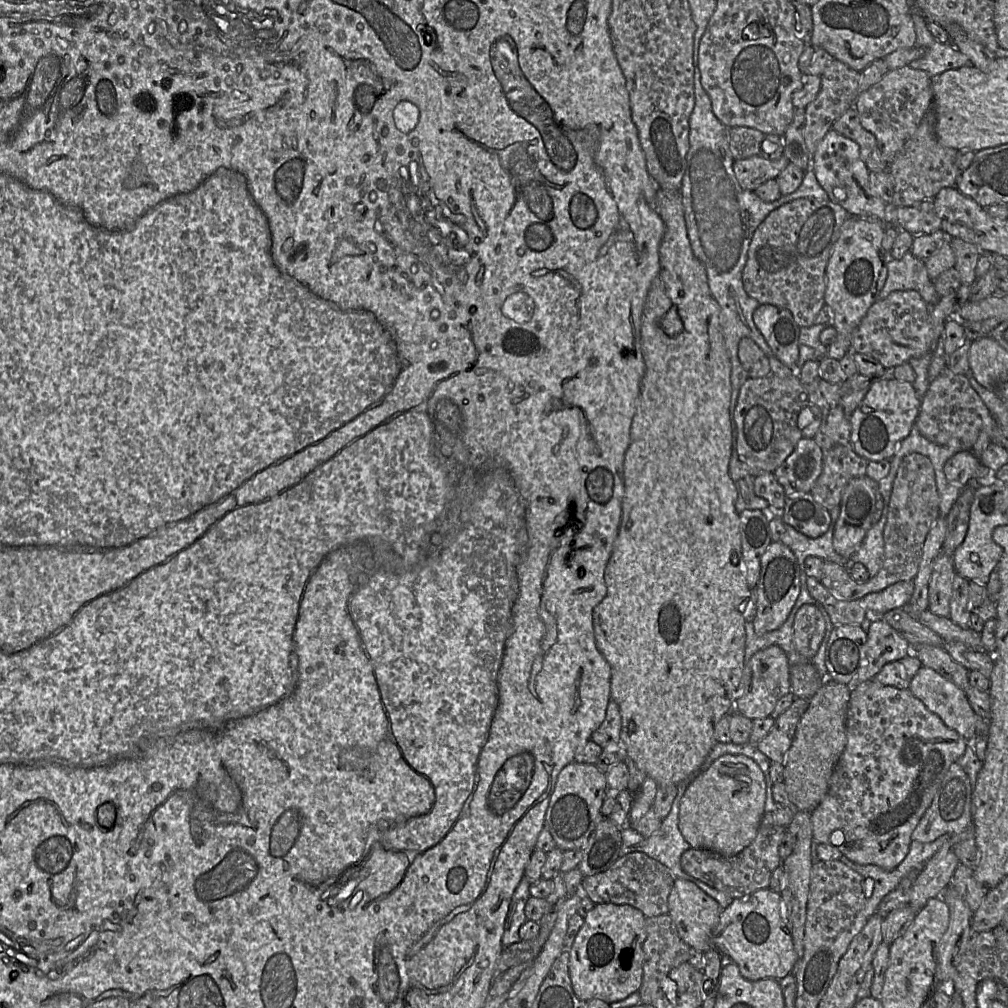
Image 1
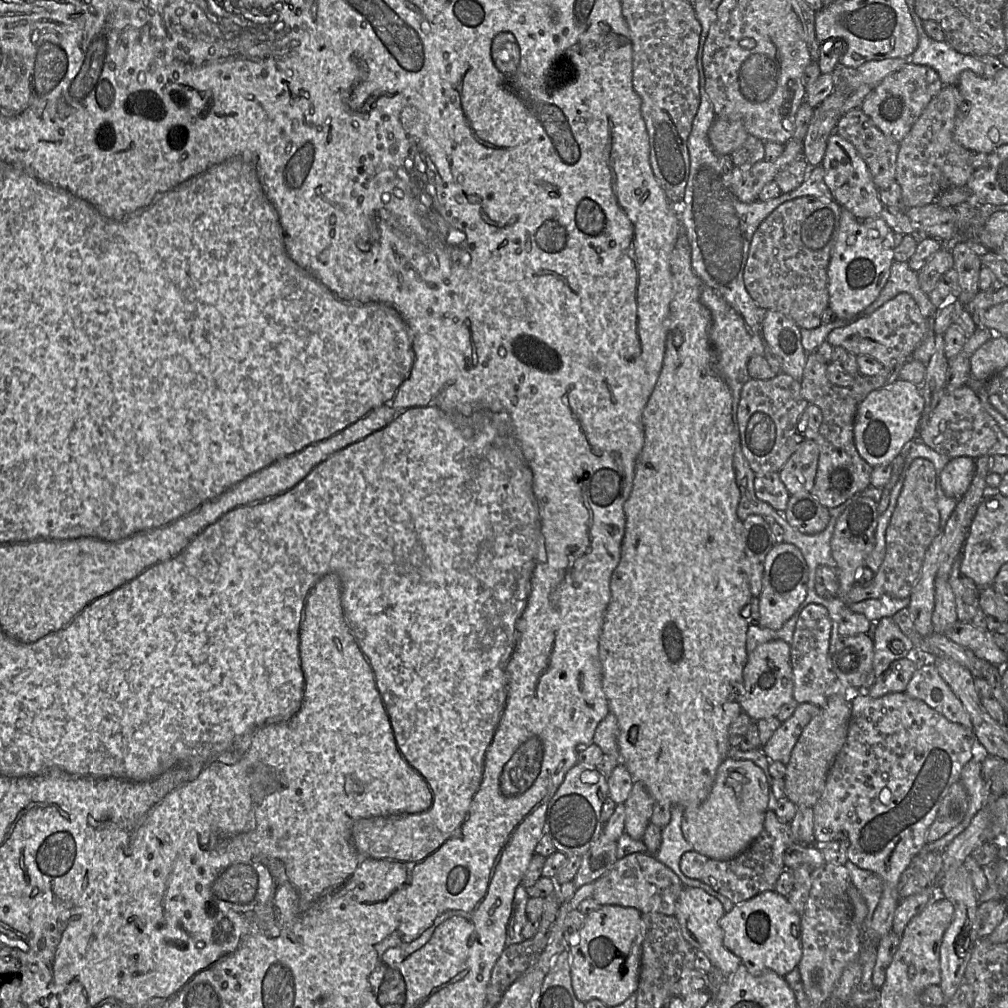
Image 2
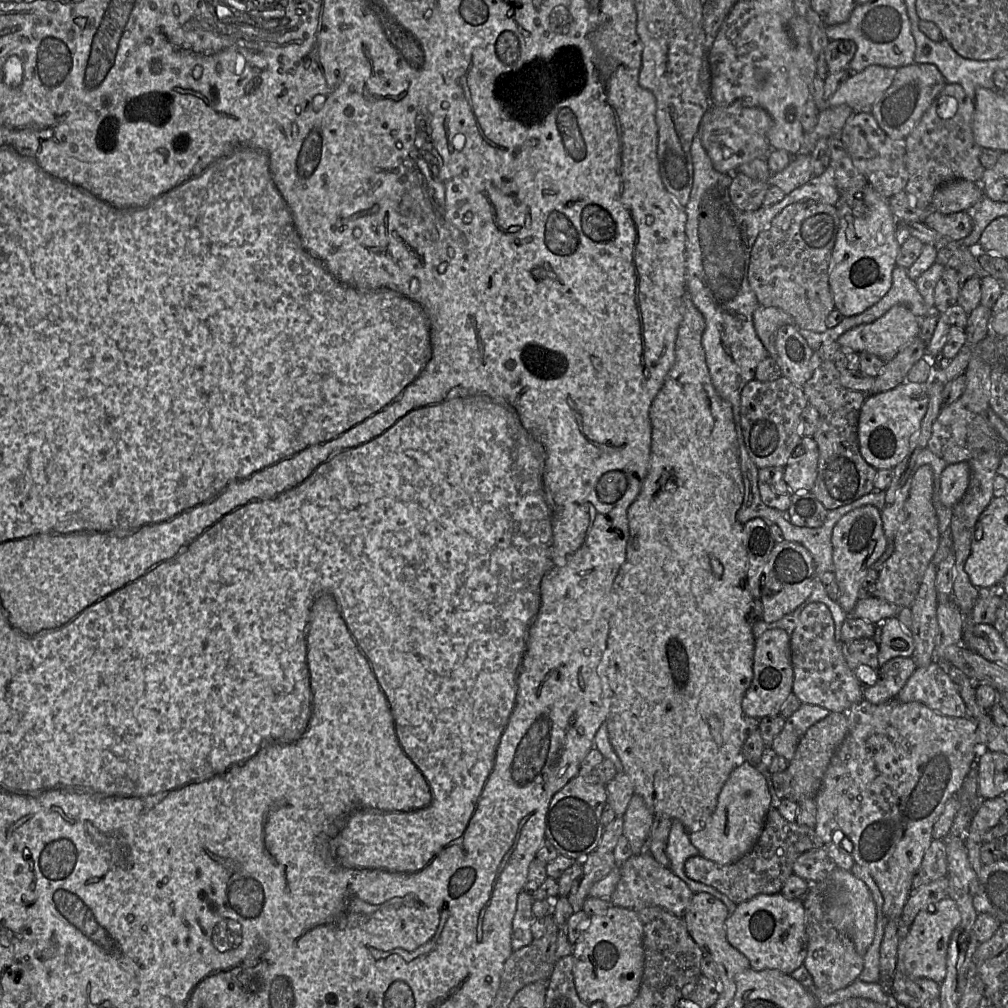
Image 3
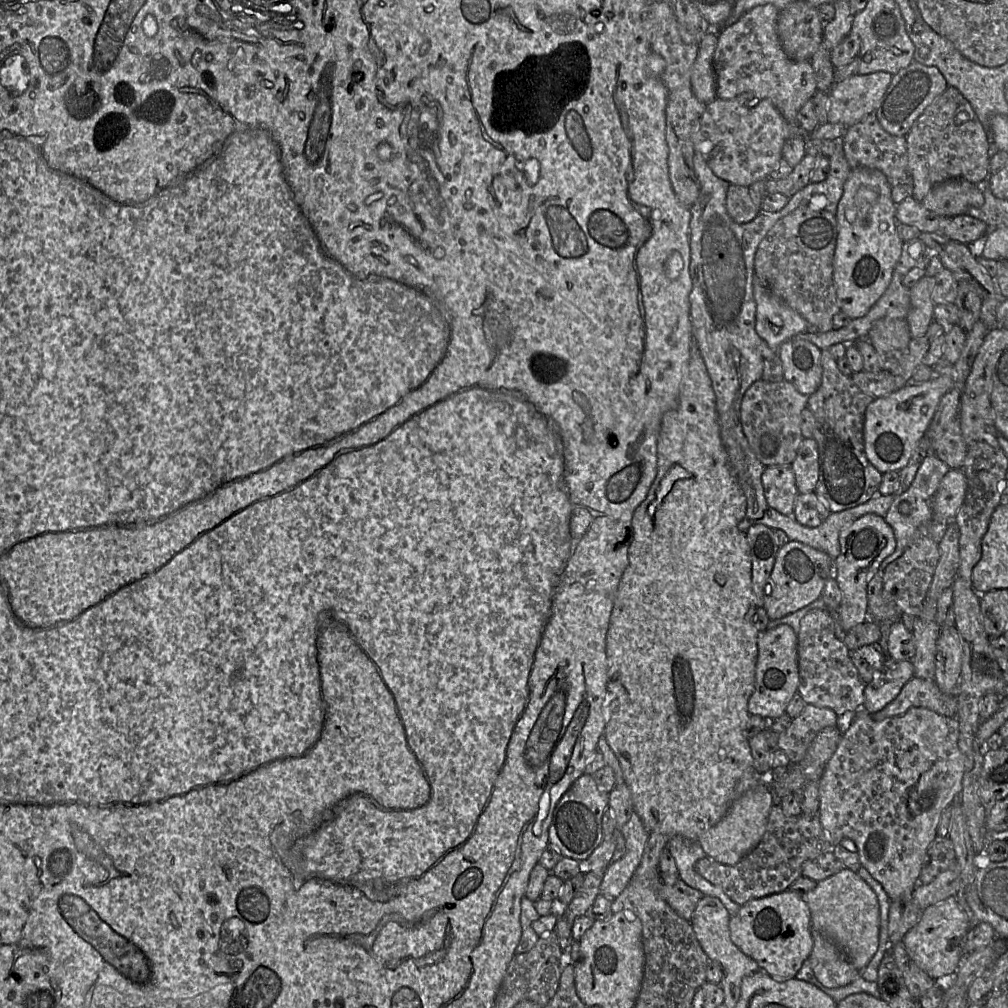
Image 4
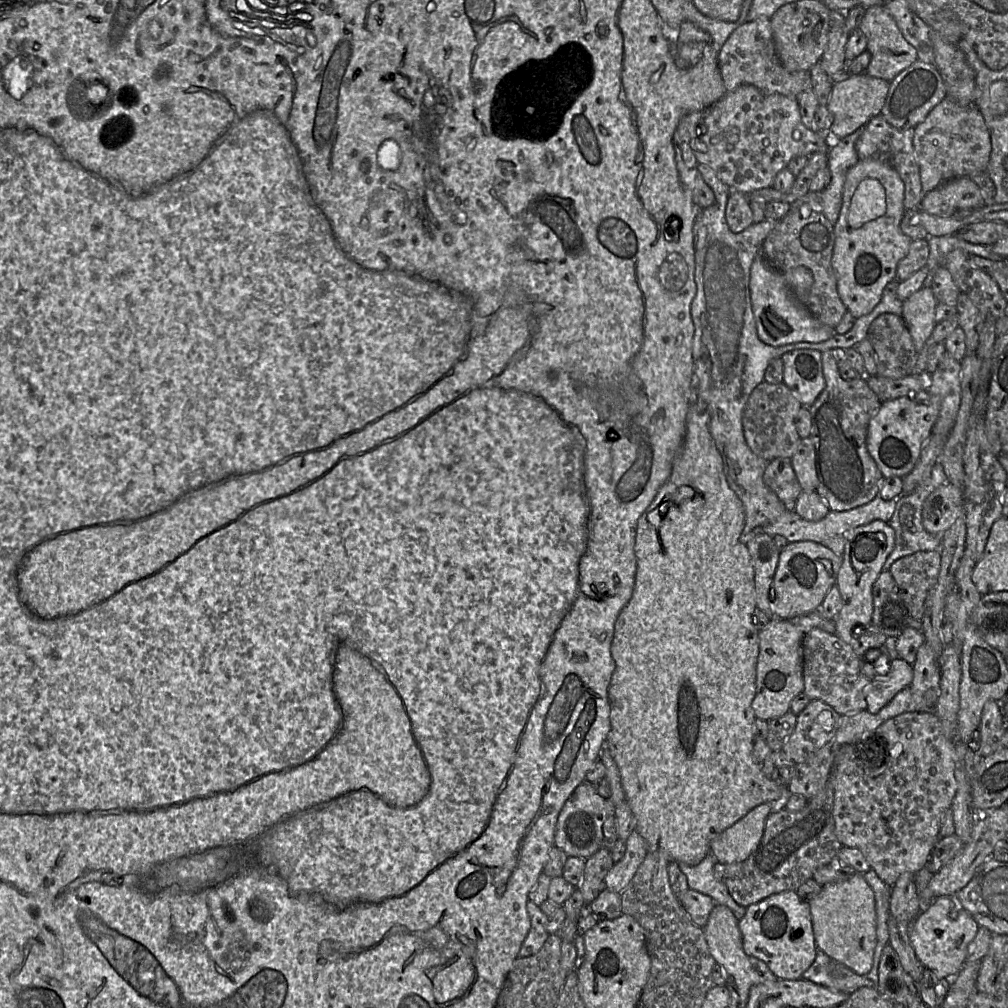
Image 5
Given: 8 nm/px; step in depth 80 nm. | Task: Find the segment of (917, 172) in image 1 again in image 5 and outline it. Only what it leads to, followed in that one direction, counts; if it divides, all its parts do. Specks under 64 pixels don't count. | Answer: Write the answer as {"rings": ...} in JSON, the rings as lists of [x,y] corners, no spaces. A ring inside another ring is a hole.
{"rings":[[[946,96],[913,132],[914,154],[924,194],[953,178],[986,173],[991,139],[984,118],[975,105],[960,106]]]}

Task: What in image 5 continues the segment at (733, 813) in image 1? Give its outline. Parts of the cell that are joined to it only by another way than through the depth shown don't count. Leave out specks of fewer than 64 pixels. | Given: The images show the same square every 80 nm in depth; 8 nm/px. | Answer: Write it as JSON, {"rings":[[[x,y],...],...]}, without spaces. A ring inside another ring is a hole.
{"rings":[[[769,803],[760,804],[718,835],[710,845],[718,863],[734,864],[746,860],[759,846],[770,813]]]}

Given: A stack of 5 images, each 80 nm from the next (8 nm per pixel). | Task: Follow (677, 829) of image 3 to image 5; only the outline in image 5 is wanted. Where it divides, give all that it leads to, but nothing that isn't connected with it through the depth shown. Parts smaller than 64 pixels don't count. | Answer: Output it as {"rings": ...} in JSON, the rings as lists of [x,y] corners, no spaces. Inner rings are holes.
{"rings":[[[709,853],[696,866],[679,863],[678,867],[685,875],[690,889],[711,897],[715,903],[725,905],[732,911],[737,920],[741,920],[745,915],[746,908],[737,904],[726,885],[716,878],[714,866],[717,863],[717,858]]]}

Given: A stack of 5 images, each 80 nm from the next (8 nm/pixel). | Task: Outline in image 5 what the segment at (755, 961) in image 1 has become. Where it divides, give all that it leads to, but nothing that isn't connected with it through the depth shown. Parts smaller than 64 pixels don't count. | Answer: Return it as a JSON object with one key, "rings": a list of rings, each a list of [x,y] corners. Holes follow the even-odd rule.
{"rings":[[[795,891],[777,893],[746,907],[738,925],[745,953],[763,961],[778,979],[800,980],[815,961],[816,944],[810,906]]]}

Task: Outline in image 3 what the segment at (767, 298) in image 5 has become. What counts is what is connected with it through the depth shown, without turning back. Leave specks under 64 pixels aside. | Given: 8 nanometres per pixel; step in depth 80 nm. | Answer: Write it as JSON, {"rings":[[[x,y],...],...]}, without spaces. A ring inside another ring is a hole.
{"rings":[[[759,305],[753,313],[753,322],[756,333],[769,354],[776,357],[775,336],[778,329],[785,325],[795,325],[793,317],[777,307]]]}

